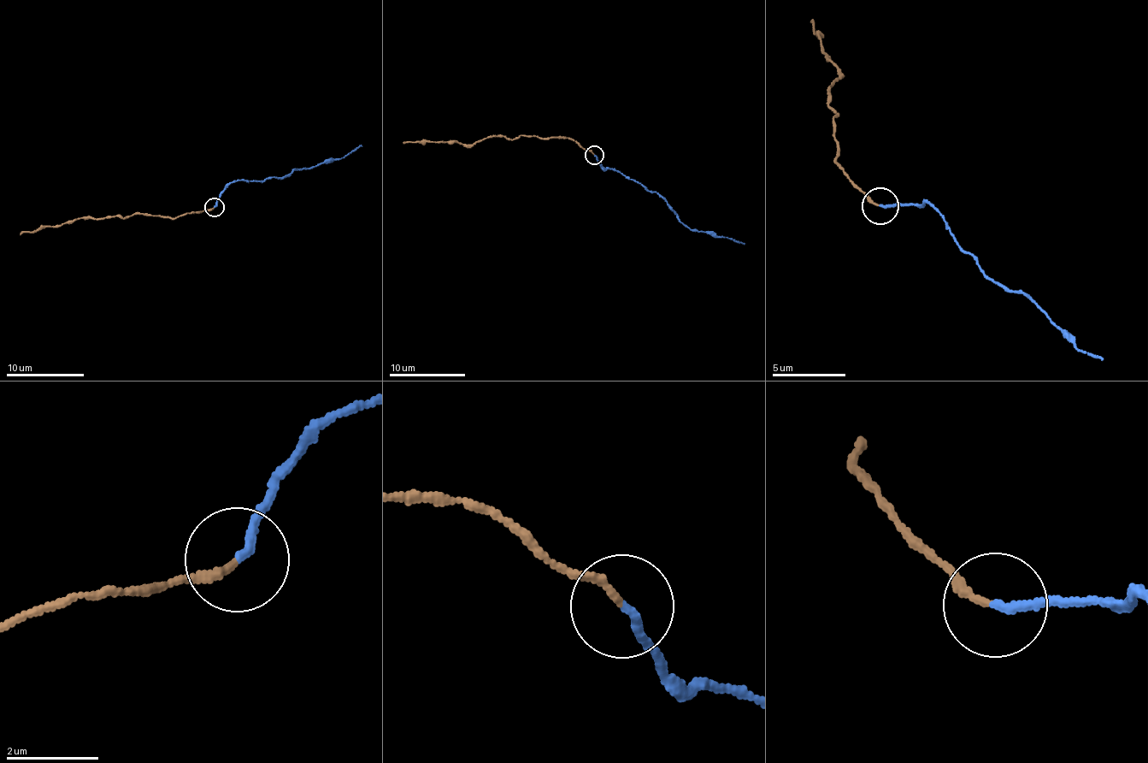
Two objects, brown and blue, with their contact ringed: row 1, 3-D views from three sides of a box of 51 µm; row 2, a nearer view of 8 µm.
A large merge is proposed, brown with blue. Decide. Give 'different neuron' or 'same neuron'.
same neuron

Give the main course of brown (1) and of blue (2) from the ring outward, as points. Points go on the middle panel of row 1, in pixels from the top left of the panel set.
1: (594, 155), (576, 142), (556, 137), (540, 138), (519, 134), (514, 140), (486, 137), (460, 144), (403, 142)
2: (594, 155), (601, 167), (656, 192), (688, 227), (744, 243)

